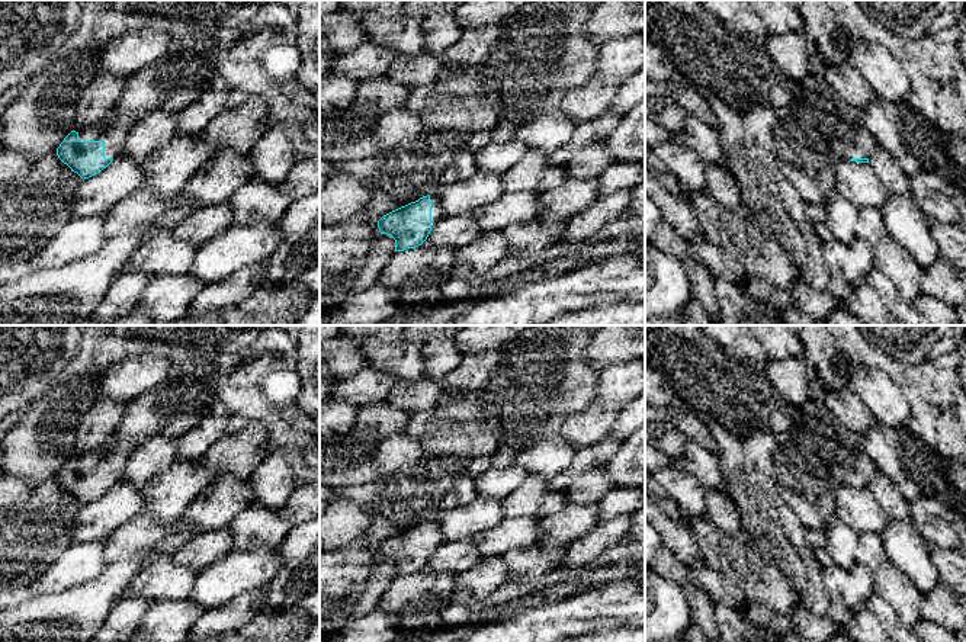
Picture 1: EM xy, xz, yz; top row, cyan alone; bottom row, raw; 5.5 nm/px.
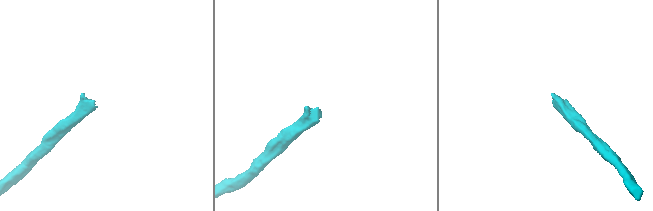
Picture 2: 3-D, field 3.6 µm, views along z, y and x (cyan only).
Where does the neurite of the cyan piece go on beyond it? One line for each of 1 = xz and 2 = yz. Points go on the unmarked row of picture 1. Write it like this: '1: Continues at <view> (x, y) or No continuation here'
1: Continues at xz (436, 532)
2: Continues at yz (814, 424)

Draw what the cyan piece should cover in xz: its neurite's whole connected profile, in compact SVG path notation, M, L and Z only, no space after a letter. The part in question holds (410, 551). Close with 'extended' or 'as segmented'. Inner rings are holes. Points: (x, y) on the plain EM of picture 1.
M434 517L383 540L378 553L395 565L395 577L404 577L421 571L442 543L439 517Z | extended

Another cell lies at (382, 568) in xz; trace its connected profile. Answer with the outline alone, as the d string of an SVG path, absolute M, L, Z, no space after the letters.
M381 559L375 562L369 571L366 588L360 594L354 609L353 617L360 617L373 611L379 606L381 596L395 578L395 565L391 561Z

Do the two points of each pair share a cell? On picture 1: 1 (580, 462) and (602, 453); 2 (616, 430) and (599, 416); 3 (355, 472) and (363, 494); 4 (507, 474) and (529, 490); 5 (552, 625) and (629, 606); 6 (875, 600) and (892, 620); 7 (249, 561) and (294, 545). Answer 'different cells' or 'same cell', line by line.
1: same cell
2: different cells
3: different cells
4: different cells
5: same cell
6: same cell
7: different cells

